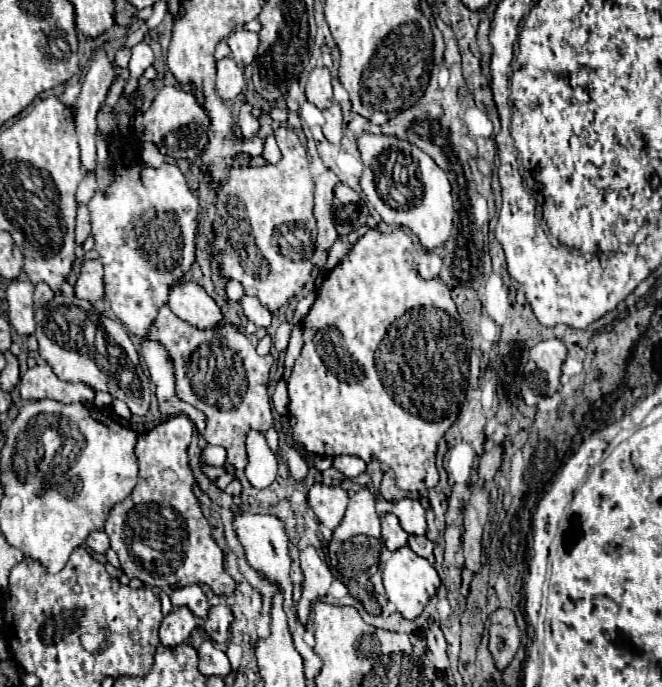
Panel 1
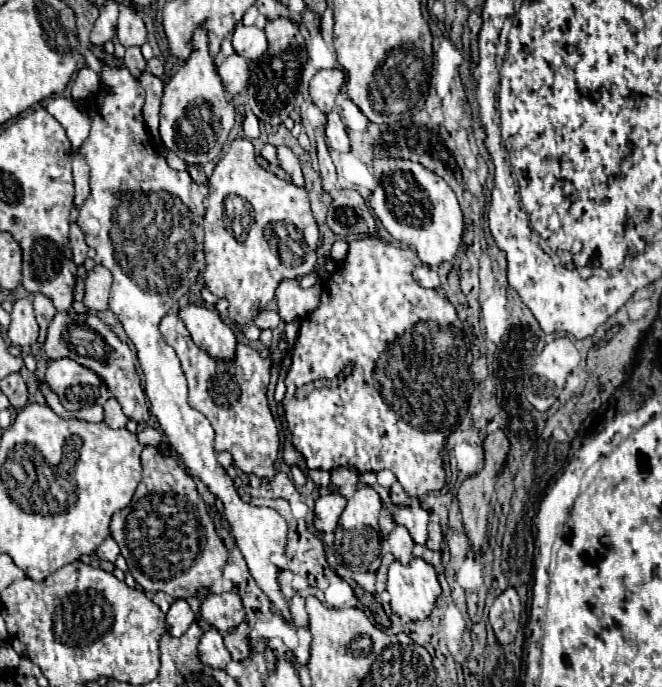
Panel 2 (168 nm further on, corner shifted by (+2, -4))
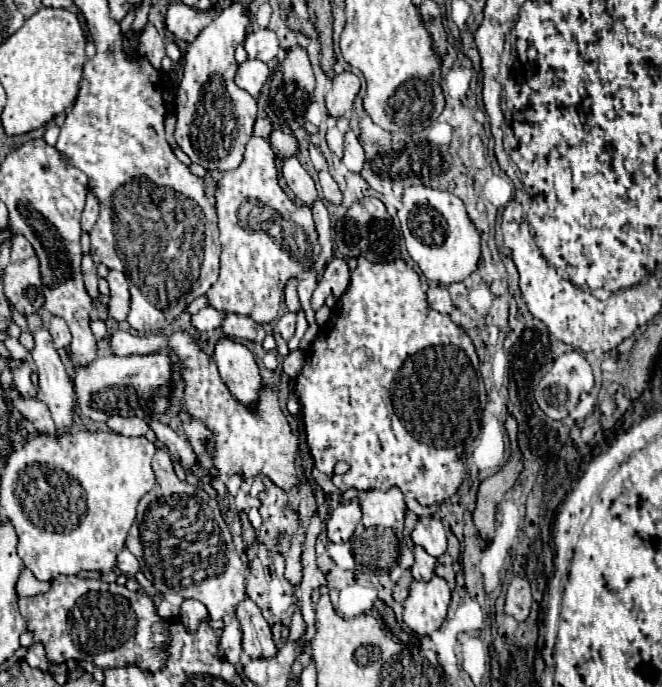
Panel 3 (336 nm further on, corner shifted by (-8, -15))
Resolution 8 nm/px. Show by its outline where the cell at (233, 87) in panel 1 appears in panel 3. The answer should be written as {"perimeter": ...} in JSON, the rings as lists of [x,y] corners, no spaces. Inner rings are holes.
{"perimeter":[[[246,60],[244,64],[238,66],[238,72],[236,72],[236,84],[238,88],[250,92],[250,96],[258,98],[266,78],[270,76],[270,68],[260,62],[260,60]]]}

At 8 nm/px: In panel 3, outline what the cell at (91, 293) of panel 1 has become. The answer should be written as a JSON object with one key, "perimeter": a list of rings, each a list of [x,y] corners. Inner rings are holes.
{"perimeter":[[[110,270],[108,274],[108,284],[110,284],[110,302],[108,302],[108,316],[114,318],[116,322],[124,322],[130,306],[130,292],[128,292],[128,282],[122,272]]]}

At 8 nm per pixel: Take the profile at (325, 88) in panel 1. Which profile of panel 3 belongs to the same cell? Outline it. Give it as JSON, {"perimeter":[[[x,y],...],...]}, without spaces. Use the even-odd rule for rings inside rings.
{"perimeter":[[[352,72],[332,78],[332,90],[326,94],[326,108],[332,118],[344,118],[352,112],[352,102],[360,90],[360,80]]]}

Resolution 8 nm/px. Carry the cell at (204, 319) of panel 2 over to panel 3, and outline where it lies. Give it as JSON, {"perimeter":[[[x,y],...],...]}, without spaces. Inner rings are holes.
{"perimeter":[[[220,338],[214,346],[212,358],[218,366],[220,378],[224,380],[232,396],[238,398],[242,404],[252,406],[262,388],[262,378],[252,352],[240,342]]]}

